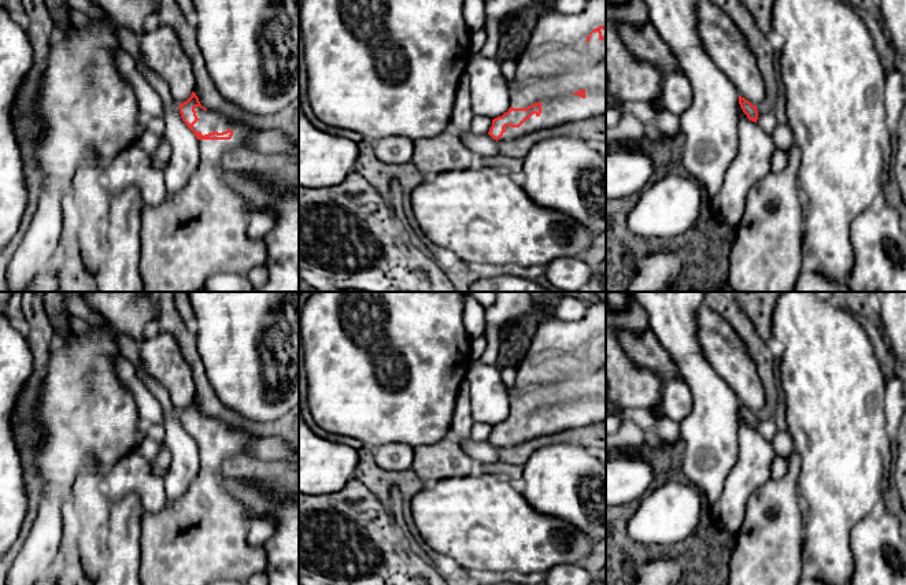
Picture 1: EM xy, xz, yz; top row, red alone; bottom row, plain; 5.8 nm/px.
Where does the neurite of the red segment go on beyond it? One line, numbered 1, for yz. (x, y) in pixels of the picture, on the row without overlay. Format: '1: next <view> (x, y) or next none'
1: next none

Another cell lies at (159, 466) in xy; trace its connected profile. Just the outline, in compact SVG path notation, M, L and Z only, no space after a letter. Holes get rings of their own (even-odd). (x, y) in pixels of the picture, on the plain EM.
M162 444L159 455L152 463L149 463L151 470L156 477L164 478L169 471L170 463L171 463L171 453L167 445Z

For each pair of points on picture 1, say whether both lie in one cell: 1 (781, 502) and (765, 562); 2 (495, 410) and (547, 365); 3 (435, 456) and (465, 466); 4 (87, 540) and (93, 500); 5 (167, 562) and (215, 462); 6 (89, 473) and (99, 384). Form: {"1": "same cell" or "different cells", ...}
{"1": "same cell", "2": "different cells", "3": "same cell", "4": "same cell", "5": "same cell", "6": "different cells"}

